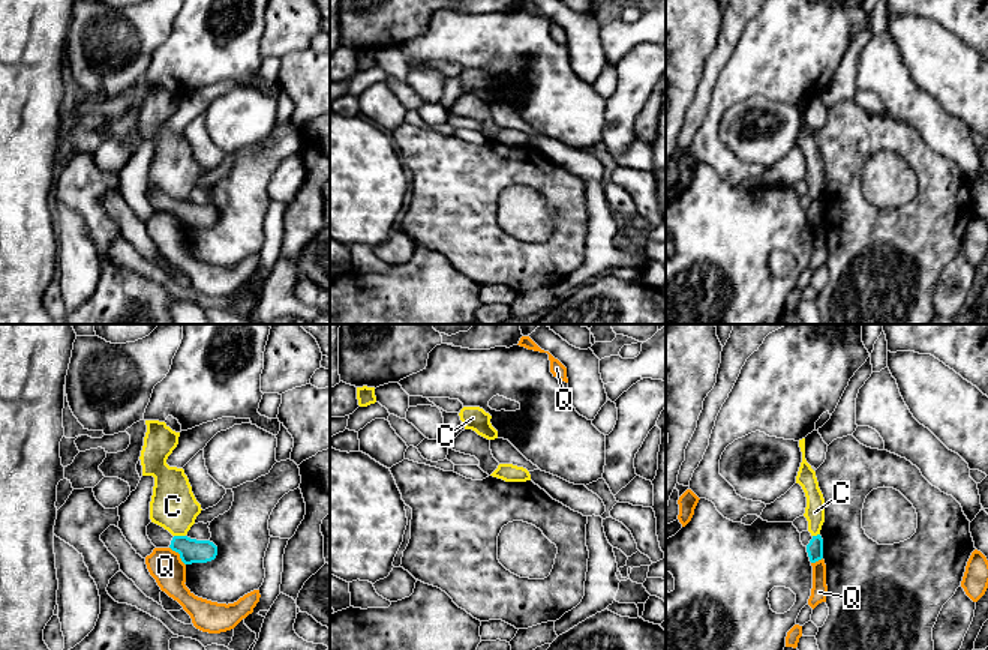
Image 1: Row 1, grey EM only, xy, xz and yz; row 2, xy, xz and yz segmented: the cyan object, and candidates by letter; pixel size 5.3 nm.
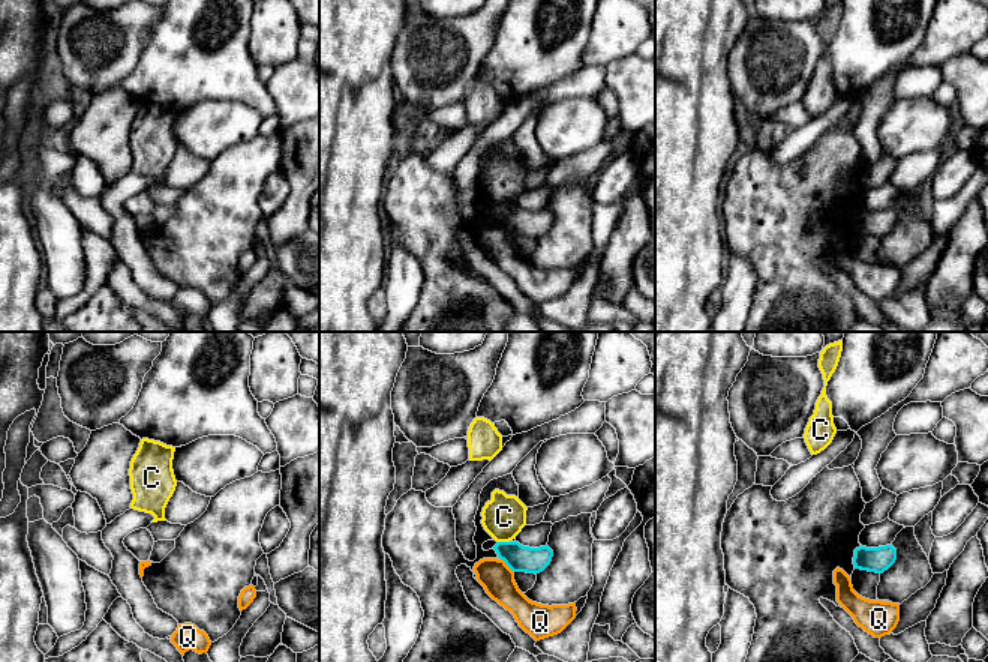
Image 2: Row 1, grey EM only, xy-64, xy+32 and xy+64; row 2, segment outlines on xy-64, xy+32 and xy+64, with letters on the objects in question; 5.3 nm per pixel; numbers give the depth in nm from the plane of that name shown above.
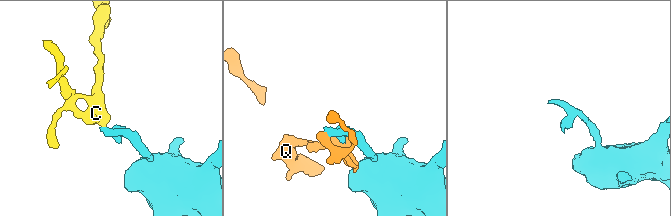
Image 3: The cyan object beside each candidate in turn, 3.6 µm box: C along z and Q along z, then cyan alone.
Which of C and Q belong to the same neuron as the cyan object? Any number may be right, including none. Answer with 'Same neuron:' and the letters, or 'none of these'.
Same neuron: none of these

